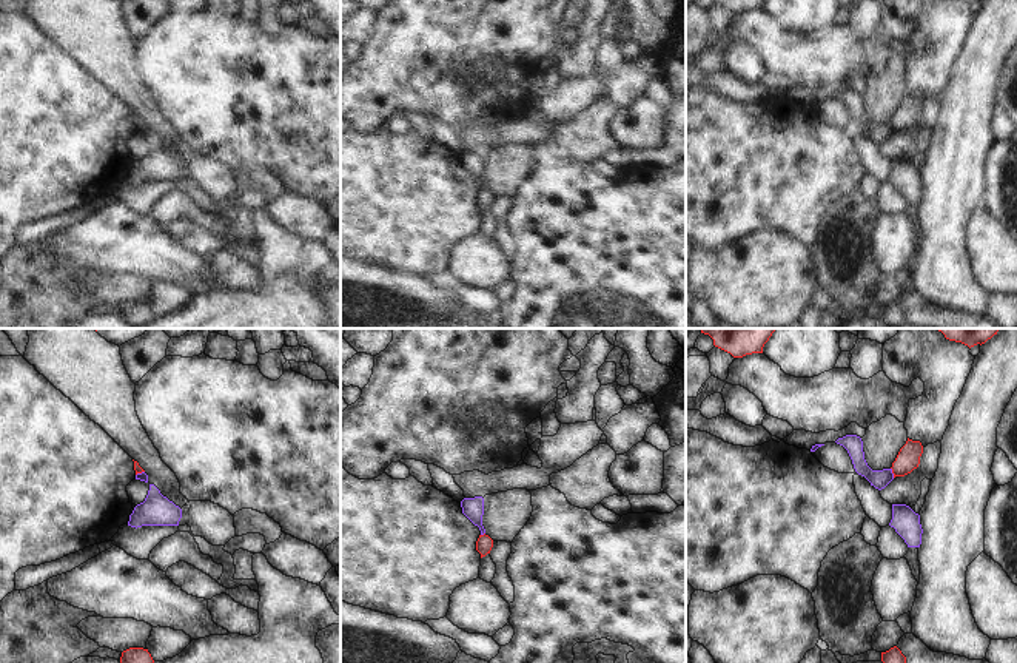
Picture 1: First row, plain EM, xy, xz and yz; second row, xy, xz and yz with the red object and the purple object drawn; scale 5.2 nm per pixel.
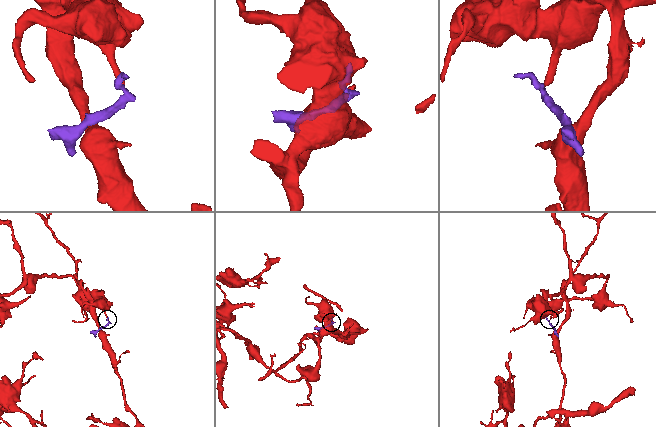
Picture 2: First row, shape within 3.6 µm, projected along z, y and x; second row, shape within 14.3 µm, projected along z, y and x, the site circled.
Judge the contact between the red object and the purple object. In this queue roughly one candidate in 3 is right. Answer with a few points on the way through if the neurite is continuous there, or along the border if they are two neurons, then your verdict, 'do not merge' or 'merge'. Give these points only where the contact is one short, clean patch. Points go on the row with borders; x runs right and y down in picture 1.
border along yz (891, 467), (894, 477); do not merge

